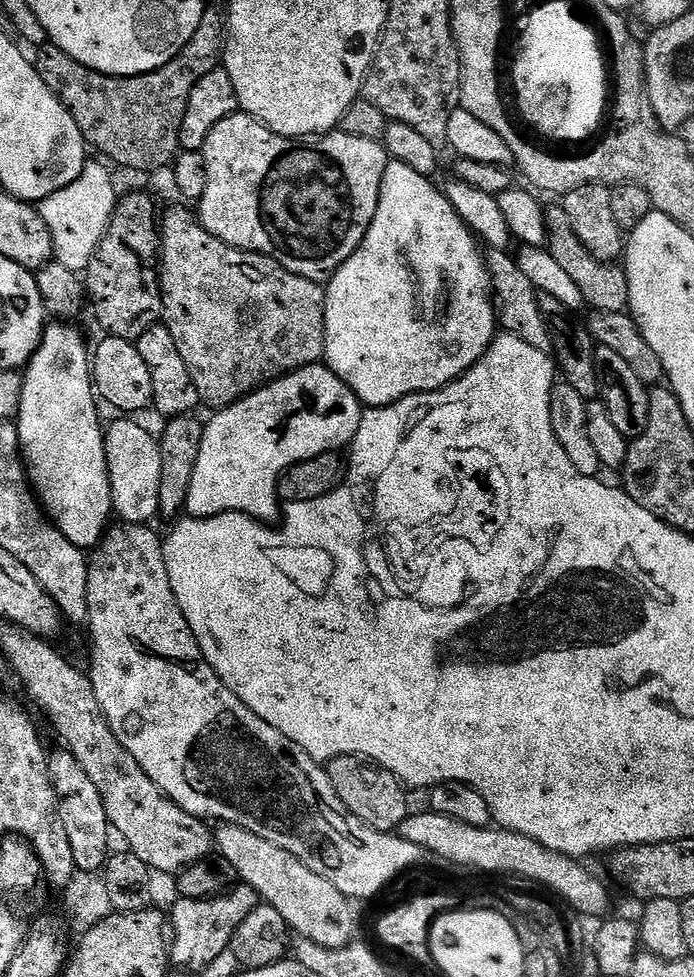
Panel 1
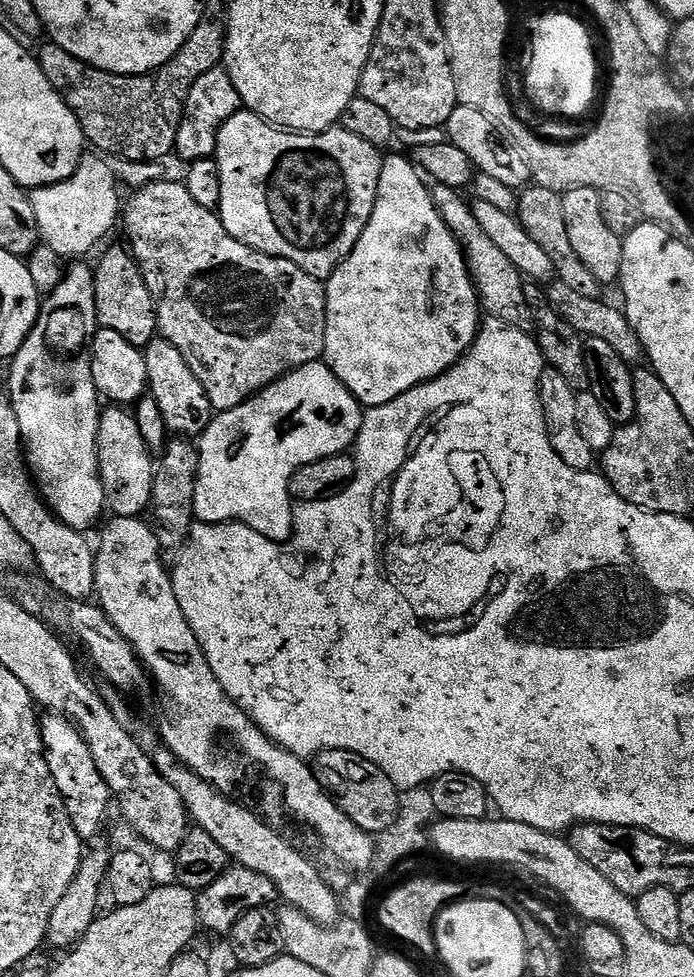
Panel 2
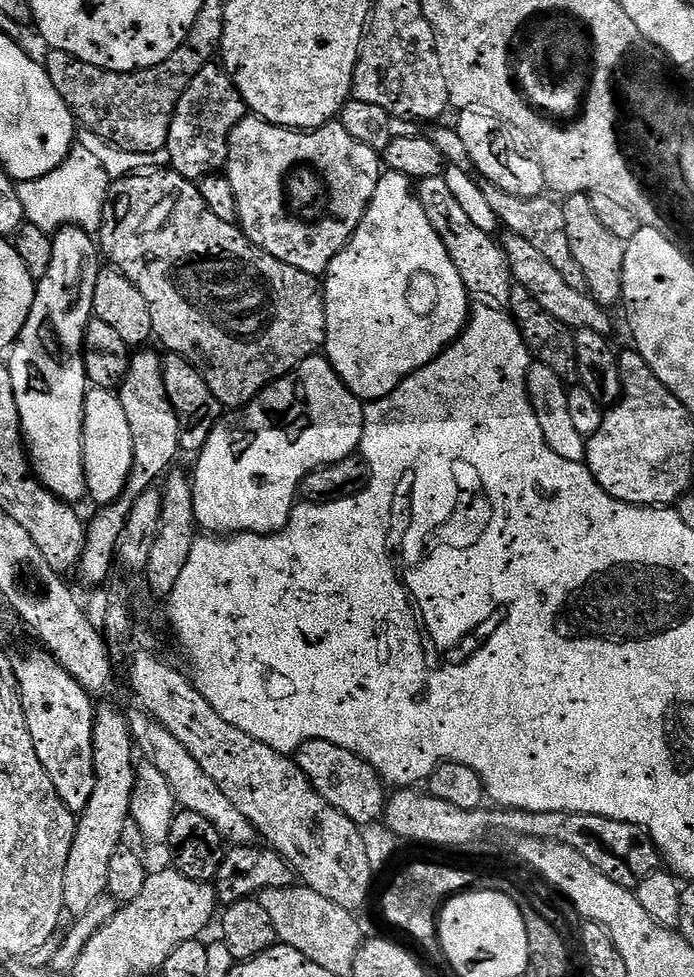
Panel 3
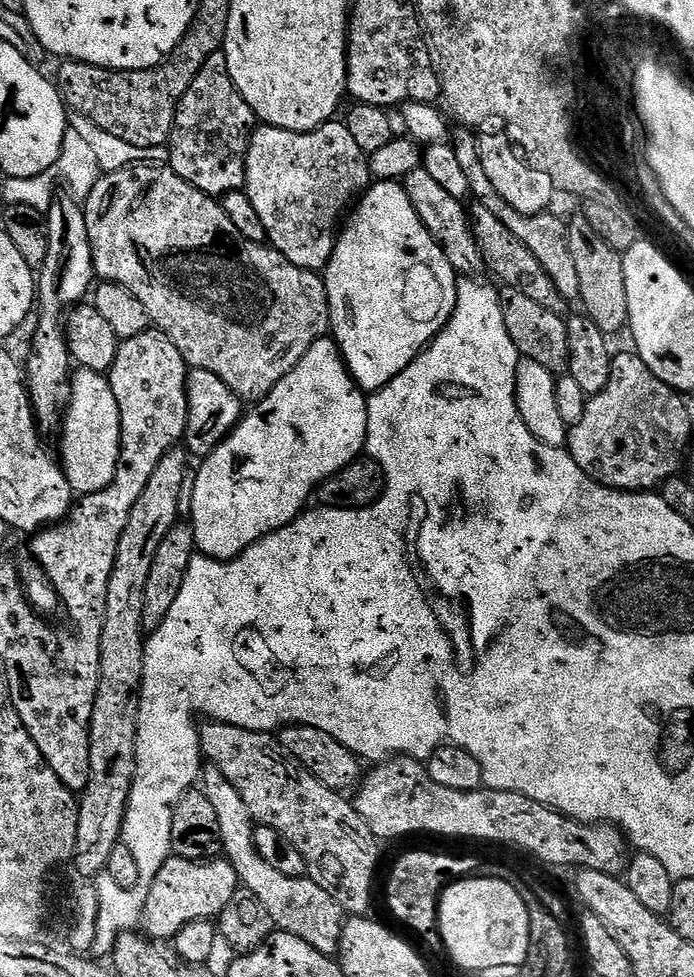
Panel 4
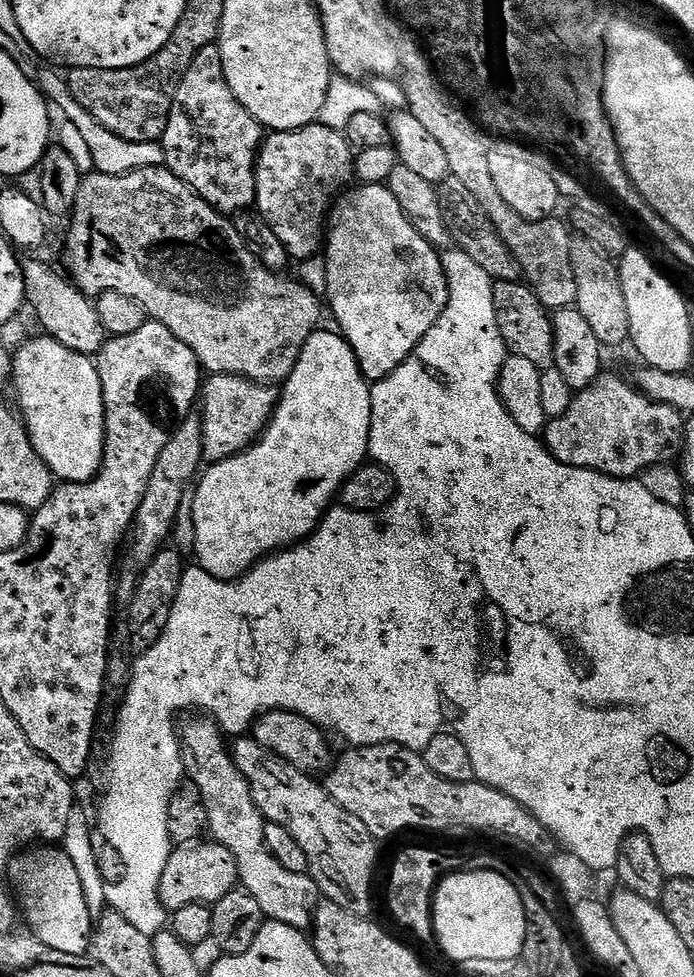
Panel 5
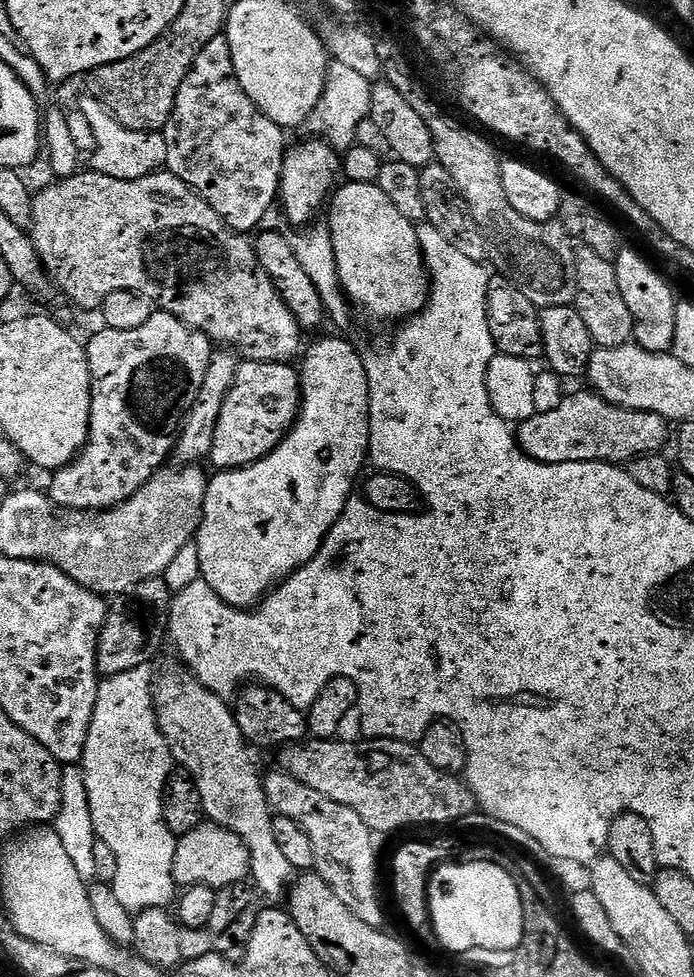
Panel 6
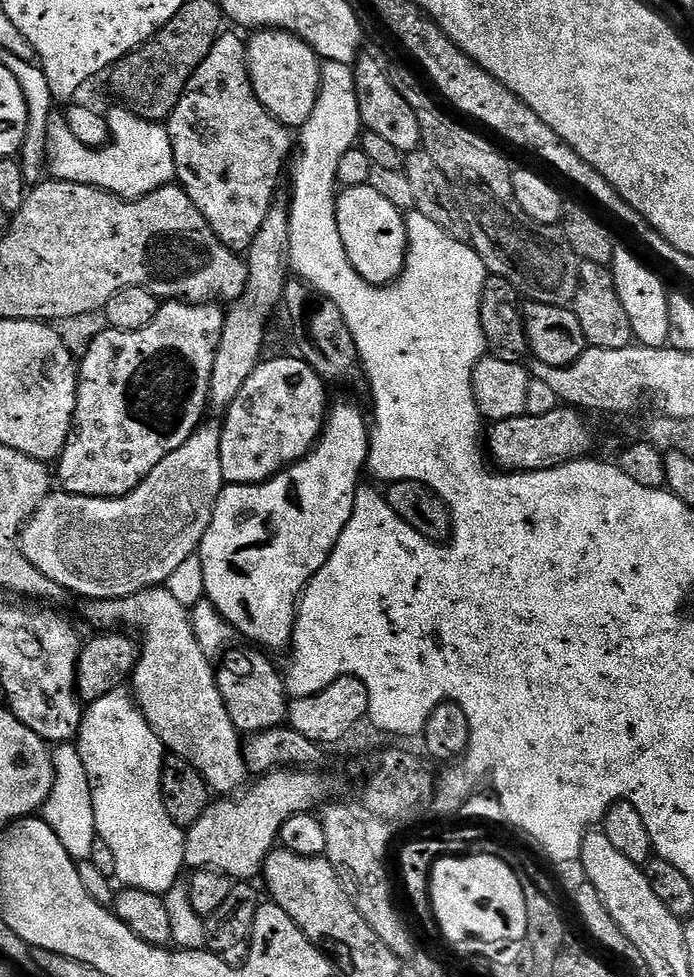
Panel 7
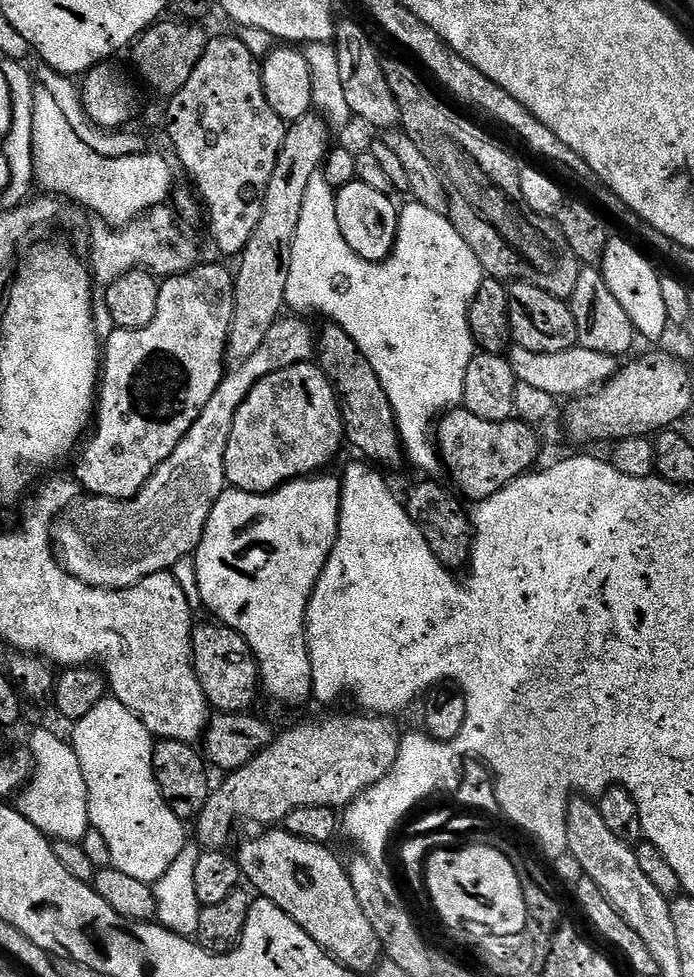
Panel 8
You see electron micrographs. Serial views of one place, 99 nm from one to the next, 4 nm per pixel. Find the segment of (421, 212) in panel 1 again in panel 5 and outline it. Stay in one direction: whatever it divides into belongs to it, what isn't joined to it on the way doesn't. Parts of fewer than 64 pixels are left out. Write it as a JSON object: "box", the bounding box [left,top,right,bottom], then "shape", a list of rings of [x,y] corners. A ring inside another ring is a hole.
{"box":[326,184,448,382],"shape":[[[382,184],[356,186],[337,199],[326,225],[326,252],[327,248],[326,304],[332,307],[335,327],[354,350],[360,373],[370,382],[384,380],[410,358],[418,342],[426,338],[430,326],[434,326],[446,310],[448,279],[441,253],[414,230],[402,206],[398,206],[398,198]]]}

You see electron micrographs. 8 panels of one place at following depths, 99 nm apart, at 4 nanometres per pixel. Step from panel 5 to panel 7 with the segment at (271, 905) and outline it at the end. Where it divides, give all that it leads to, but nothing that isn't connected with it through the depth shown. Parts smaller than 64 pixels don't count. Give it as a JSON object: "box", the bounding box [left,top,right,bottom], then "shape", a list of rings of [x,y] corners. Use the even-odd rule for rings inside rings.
{"box":[87,586,250,793],"shape":[[[165,586],[144,588],[134,596],[123,596],[121,600],[94,600],[87,607],[88,620],[96,630],[124,629],[144,635],[144,644],[142,640],[142,647],[136,657],[136,668],[130,677],[130,692],[144,715],[145,722],[151,726],[154,734],[158,734],[165,749],[197,768],[213,793],[239,793],[250,776],[244,761],[242,736],[237,732],[226,710],[226,702],[216,685],[213,661],[204,653],[202,646],[198,646],[198,638],[192,632],[189,609],[184,608]]]}

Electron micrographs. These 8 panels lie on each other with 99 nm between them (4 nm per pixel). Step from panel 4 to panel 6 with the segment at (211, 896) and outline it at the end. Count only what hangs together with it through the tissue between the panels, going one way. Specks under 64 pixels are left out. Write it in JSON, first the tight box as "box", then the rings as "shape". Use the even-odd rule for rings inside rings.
{"box":[172,824,251,890],"shape":[[[199,824],[176,841],[172,873],[181,889],[194,888],[199,884],[217,890],[235,888],[249,879],[251,870],[250,850],[242,842],[242,838],[217,824]]]}

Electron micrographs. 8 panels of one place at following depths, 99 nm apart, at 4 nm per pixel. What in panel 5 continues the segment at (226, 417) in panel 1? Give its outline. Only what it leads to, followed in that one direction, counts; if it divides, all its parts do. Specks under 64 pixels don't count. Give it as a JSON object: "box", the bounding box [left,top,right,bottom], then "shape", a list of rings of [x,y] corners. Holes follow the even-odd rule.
{"box":[193,331,372,580],"shape":[[[314,331],[310,334],[310,338],[306,338],[306,346],[302,346],[302,354],[298,358],[294,370],[288,375],[288,379],[283,381],[282,393],[279,395],[276,405],[276,415],[268,421],[268,426],[264,429],[260,439],[251,448],[246,449],[245,452],[239,452],[236,456],[231,456],[211,465],[207,469],[209,472],[206,473],[207,471],[205,471],[199,477],[196,484],[196,497],[194,498],[193,518],[195,529],[197,530],[194,559],[196,558],[195,563],[199,567],[205,568],[210,574],[214,574],[214,578],[219,580],[239,580],[245,572],[249,572],[265,556],[271,556],[274,552],[279,552],[293,544],[299,544],[302,540],[307,540],[312,531],[318,527],[320,521],[324,519],[324,513],[333,507],[334,501],[332,499],[335,496],[337,499],[344,483],[369,459],[368,443],[370,442],[370,422],[372,421],[372,389],[370,381],[360,373],[358,358],[339,331],[324,331]]]}

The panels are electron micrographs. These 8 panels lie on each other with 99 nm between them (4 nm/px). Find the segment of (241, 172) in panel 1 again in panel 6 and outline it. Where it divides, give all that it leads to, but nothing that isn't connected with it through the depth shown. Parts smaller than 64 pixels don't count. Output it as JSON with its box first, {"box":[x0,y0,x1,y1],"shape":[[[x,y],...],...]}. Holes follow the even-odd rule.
{"box":[278,138,342,226],"shape":[[[308,138],[305,141],[305,144],[298,145],[293,152],[291,149],[285,155],[278,197],[279,207],[284,207],[285,218],[292,224],[300,224],[296,226],[311,225],[315,221],[312,219],[320,211],[320,215],[325,211],[342,176],[342,156],[337,149],[319,138]]]}

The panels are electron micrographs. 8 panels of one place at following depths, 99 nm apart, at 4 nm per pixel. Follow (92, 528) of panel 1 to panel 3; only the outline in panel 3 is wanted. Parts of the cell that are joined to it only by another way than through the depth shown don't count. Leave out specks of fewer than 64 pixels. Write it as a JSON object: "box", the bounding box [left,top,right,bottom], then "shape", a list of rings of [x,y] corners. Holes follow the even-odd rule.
{"box":[6,226,102,502],"shape":[[[63,226],[58,229],[52,236],[52,245],[54,246],[54,254],[50,258],[50,267],[47,268],[46,274],[42,274],[42,278],[36,281],[36,293],[34,294],[34,302],[30,306],[30,314],[26,318],[26,326],[22,326],[19,338],[16,339],[15,344],[10,349],[12,357],[7,357],[6,363],[10,370],[10,382],[14,382],[14,402],[18,402],[22,439],[26,445],[28,462],[32,466],[36,479],[39,480],[43,488],[50,490],[58,499],[77,502],[76,500],[89,495],[86,474],[84,473],[84,407],[86,406],[90,385],[86,374],[86,366],[84,365],[84,335],[89,322],[94,318],[92,314],[94,285],[98,283],[98,274],[102,267],[102,253],[93,233],[85,232],[83,229],[73,226]]]}

